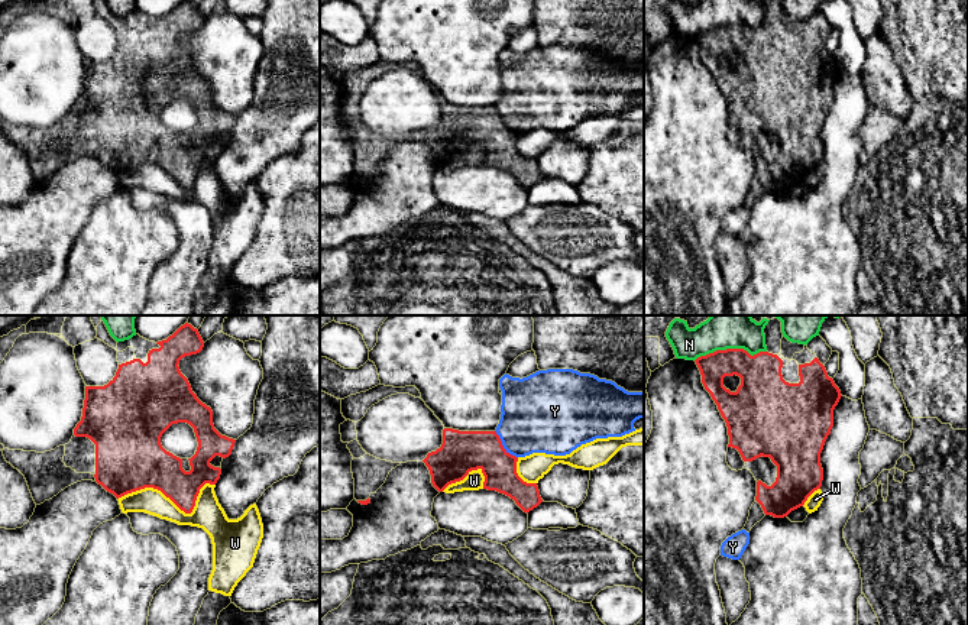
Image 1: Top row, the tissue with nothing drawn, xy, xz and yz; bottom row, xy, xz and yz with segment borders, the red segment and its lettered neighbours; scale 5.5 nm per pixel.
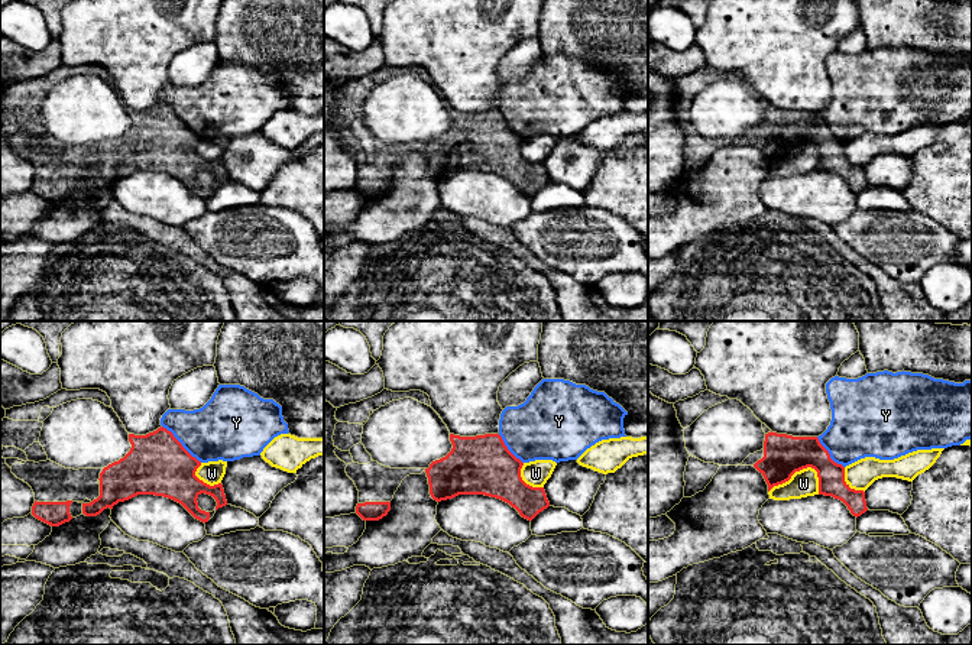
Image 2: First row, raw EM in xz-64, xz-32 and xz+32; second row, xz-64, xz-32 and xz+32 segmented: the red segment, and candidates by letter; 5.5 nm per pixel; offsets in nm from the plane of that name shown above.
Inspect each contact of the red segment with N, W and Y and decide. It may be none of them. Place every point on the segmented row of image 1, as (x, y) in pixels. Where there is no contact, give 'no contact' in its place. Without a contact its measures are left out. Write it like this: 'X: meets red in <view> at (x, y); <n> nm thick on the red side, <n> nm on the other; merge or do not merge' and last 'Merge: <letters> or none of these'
N: meets red in yz at (729, 349); 240 nm thick on the red side, 260 nm on the other; do not merge
W: meets red in xy at (172, 501); 260 nm thick on the red side, 170 nm on the other; do not merge
Y: meets red in xz at (502, 446); 240 nm thick on the red side, 400 nm on the other; do not merge
Merge: none of these

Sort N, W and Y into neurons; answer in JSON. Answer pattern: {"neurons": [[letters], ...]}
{"neurons": [["N"], ["W"], ["Y"]]}

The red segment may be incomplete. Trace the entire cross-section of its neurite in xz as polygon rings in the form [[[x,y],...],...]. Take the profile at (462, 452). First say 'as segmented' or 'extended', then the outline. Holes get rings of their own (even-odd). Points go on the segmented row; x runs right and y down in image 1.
as segmented | [[[444,428],[441,447],[428,453],[423,462],[438,492],[480,469],[483,489],[509,496],[524,512],[528,514],[543,502],[537,483],[527,483],[518,476],[518,457],[504,448],[496,431]]]

